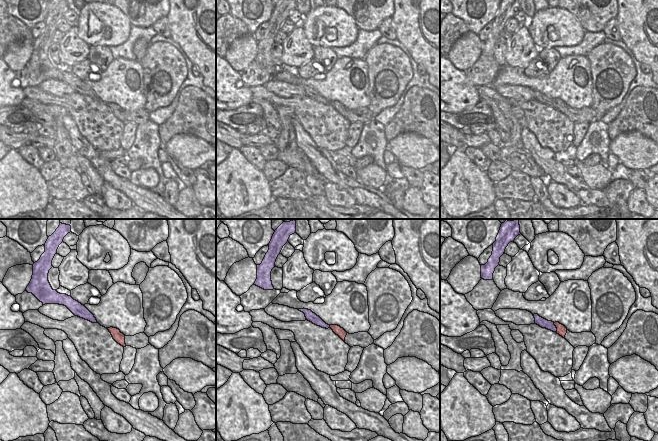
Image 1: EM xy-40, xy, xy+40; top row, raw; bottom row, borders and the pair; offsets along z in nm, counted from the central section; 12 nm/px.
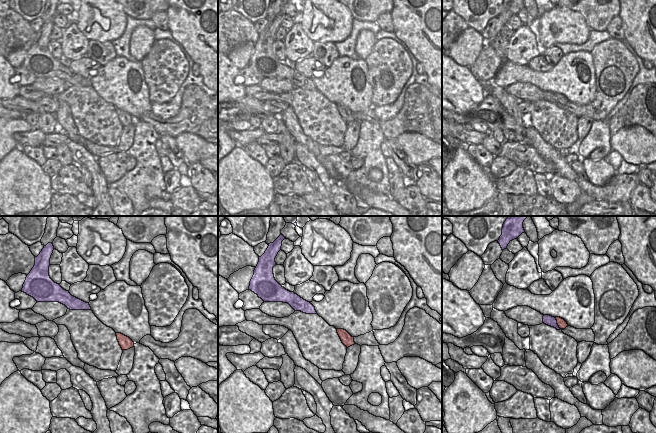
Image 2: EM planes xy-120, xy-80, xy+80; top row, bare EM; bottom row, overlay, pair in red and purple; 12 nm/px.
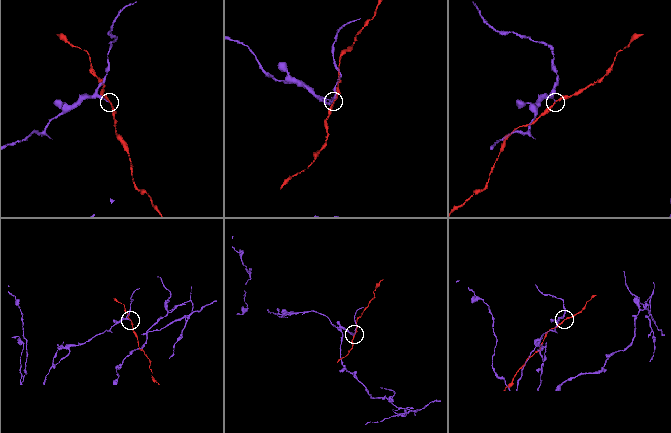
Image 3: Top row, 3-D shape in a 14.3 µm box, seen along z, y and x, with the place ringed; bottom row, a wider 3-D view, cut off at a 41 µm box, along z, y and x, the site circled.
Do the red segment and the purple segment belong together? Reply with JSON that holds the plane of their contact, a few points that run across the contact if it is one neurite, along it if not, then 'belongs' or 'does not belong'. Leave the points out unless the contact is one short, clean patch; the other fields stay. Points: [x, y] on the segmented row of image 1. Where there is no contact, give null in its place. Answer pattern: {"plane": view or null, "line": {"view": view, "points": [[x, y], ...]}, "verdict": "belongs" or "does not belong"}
{"plane": "xy+40", "line": {"view": "xy+40", "points": [[553, 323], [556, 332]]}, "verdict": "does not belong"}

